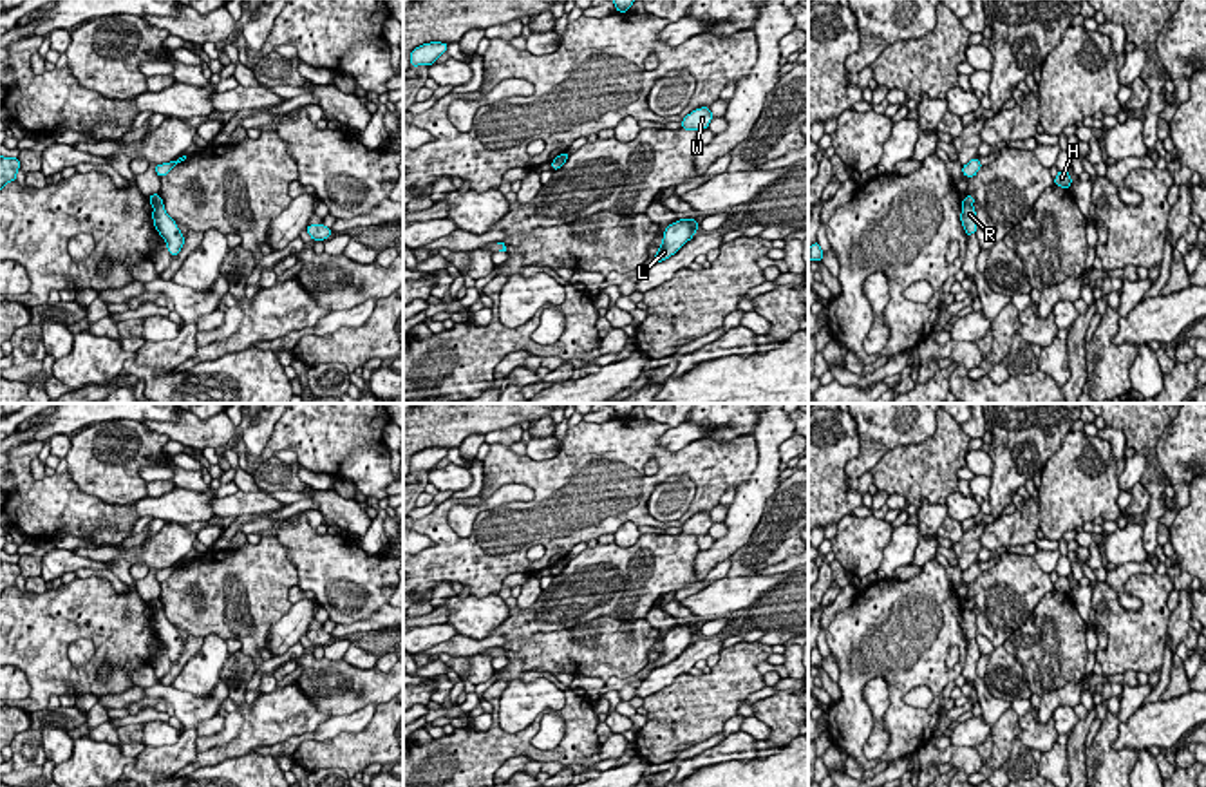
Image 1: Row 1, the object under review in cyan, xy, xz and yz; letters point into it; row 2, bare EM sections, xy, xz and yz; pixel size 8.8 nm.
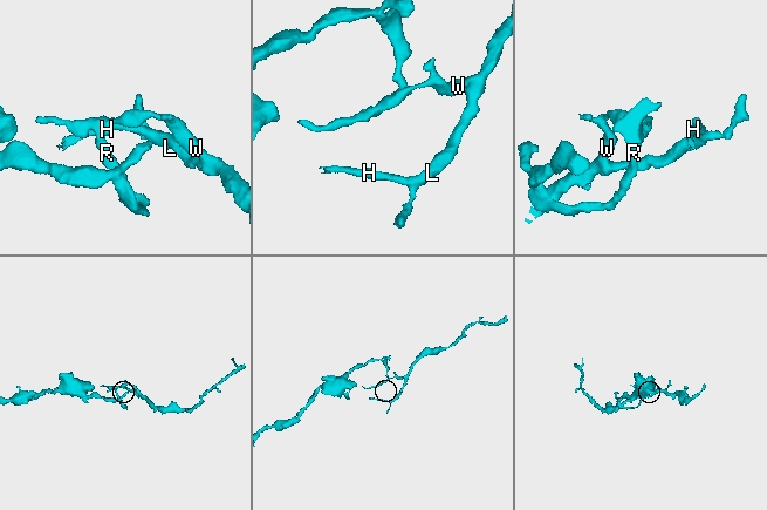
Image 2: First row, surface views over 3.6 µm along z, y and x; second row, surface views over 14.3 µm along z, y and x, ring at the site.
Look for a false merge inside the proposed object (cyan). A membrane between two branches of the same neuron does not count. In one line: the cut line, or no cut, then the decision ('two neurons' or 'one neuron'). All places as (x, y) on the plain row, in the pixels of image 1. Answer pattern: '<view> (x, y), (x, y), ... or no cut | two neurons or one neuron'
yz (962, 608), (971, 612) | two neurons

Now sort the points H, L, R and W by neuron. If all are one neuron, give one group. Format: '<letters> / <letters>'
H L W / R

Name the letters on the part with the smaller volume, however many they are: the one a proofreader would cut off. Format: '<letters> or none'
H, L, W

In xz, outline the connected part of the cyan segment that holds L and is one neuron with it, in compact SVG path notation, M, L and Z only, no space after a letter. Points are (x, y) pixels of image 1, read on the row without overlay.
M678 624L676 628L671 628L664 637L662 651L655 660L655 668L662 668L674 660L696 637L696 624Z

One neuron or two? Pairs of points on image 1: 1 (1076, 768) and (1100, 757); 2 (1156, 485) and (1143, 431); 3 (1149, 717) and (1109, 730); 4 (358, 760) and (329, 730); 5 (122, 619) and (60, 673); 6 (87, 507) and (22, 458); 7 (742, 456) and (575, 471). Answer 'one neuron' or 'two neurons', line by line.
1: two neurons
2: one neuron
3: two neurons
4: two neurons
5: one neuron
6: one neuron
7: one neuron

